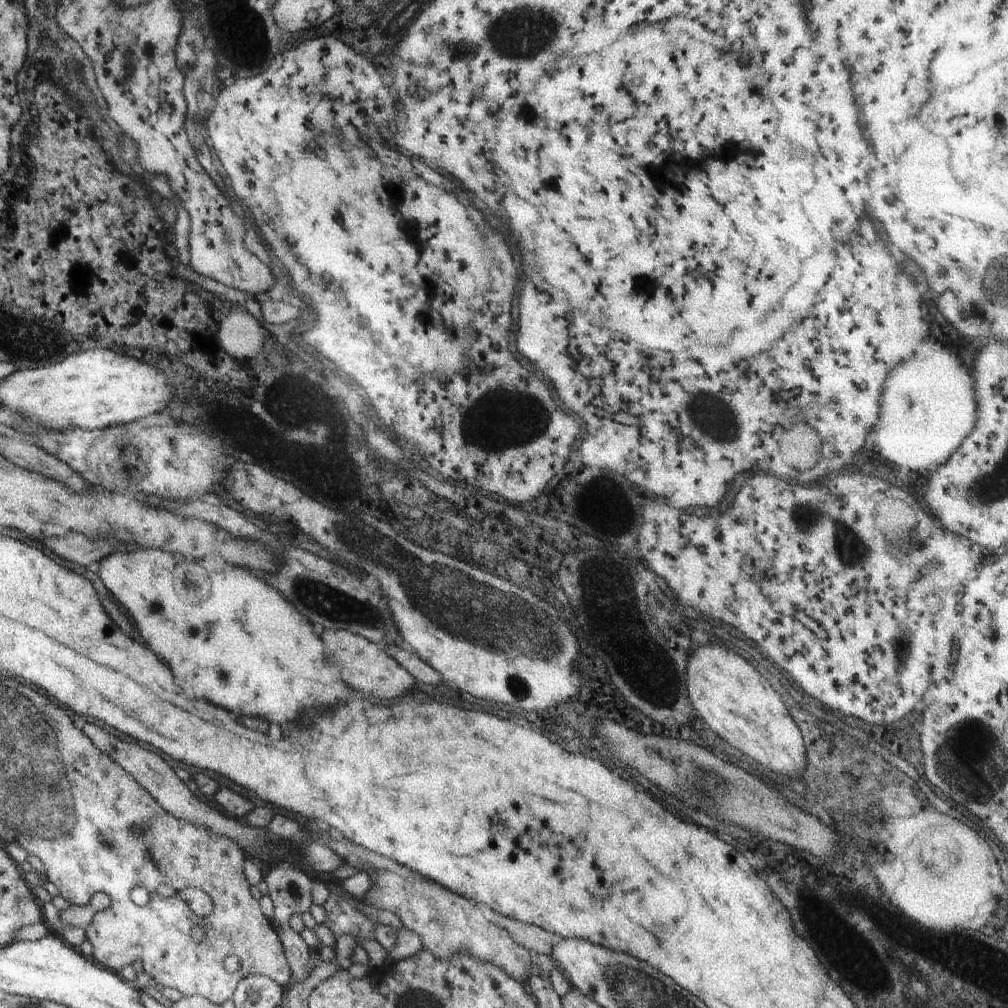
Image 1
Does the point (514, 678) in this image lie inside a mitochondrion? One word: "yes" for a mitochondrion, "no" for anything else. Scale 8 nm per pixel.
yes

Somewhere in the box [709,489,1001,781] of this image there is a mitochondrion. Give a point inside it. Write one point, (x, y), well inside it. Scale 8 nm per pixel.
(846, 539)

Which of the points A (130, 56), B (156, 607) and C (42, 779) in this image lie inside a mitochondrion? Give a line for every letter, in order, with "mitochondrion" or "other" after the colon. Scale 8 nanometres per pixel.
A: mitochondrion
B: other
C: mitochondrion

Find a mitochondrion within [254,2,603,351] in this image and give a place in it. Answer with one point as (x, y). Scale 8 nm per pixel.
(520, 34)

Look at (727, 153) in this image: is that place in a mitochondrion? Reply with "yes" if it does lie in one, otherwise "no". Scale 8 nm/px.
no

